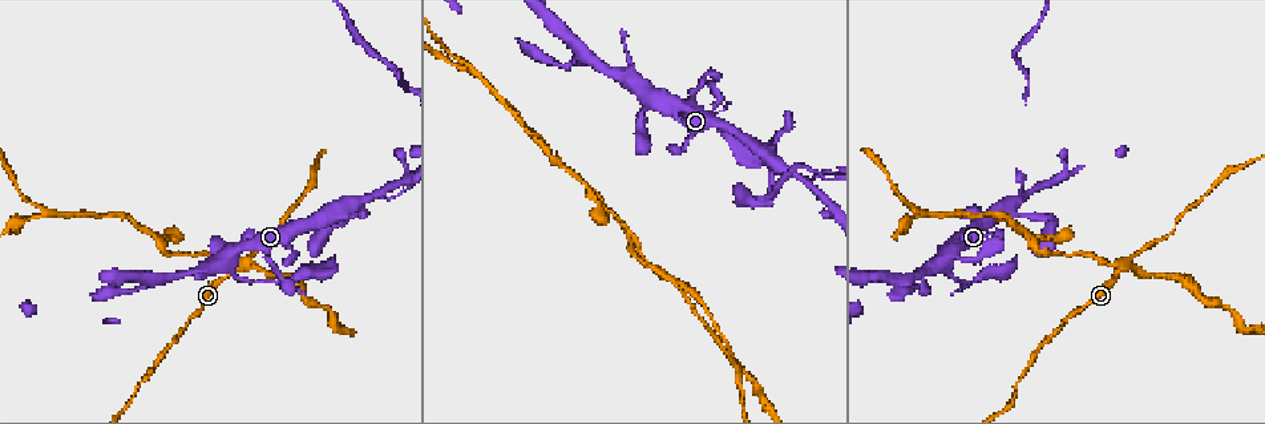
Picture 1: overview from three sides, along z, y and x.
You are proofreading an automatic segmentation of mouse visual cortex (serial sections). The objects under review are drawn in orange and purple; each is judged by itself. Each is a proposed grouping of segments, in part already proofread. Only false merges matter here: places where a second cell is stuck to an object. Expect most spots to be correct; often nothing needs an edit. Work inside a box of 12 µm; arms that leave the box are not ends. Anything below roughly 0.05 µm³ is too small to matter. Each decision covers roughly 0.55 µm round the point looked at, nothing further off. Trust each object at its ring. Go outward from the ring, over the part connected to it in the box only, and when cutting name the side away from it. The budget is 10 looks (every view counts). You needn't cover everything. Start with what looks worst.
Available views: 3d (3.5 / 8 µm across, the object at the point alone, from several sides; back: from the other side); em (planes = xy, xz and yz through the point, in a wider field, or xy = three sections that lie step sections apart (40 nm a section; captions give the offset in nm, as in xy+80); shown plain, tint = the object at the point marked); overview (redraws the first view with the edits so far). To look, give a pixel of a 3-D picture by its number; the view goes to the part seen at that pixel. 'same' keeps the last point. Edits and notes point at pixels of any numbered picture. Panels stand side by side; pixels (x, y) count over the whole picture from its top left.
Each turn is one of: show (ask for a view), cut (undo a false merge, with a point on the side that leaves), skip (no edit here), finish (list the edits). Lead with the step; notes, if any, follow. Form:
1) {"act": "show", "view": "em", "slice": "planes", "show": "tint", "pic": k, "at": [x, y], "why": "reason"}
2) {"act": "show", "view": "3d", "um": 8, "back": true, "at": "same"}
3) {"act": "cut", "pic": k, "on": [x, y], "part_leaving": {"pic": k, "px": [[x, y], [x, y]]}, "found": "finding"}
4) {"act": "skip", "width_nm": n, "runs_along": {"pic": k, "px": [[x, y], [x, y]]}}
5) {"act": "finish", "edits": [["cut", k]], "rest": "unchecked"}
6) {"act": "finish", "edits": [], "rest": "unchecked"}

{"act": "show", "view": "3d", "um": 8, "pic": 1, "at": [661, 272], "why": "four-way junction"}

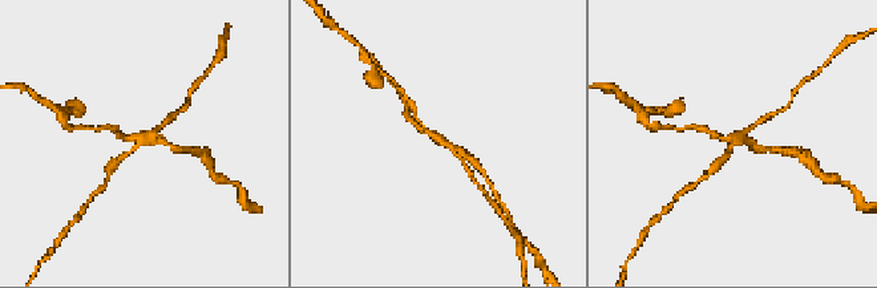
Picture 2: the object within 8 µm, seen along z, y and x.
{"act": "show", "view": "em", "slice": "xy", "step": 2, "show": "tint", "pic": 2, "at": [734, 140], "arms": 4, "arm_widths_nm": [150, 200, 200, 200]}

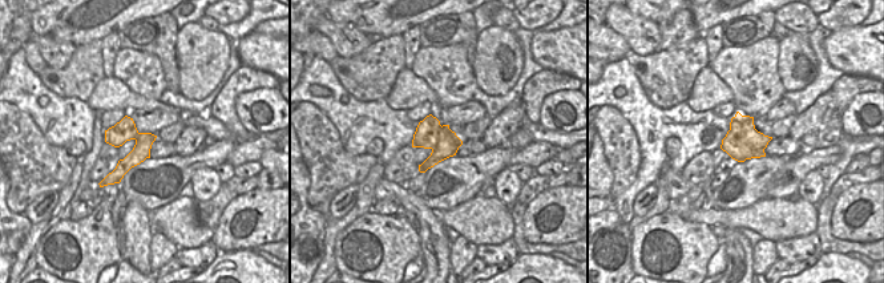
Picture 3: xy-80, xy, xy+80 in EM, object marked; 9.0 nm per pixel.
{"act": "cut", "pic": 2, "on": [714, 134], "part_leaving": {"pic": 2, "px": [[734, 138], [692, 128]]}, "found": "a second cell is stuck on"}

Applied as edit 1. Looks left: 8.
{"act": "show", "view": "overview", "why": "see it whole again"}

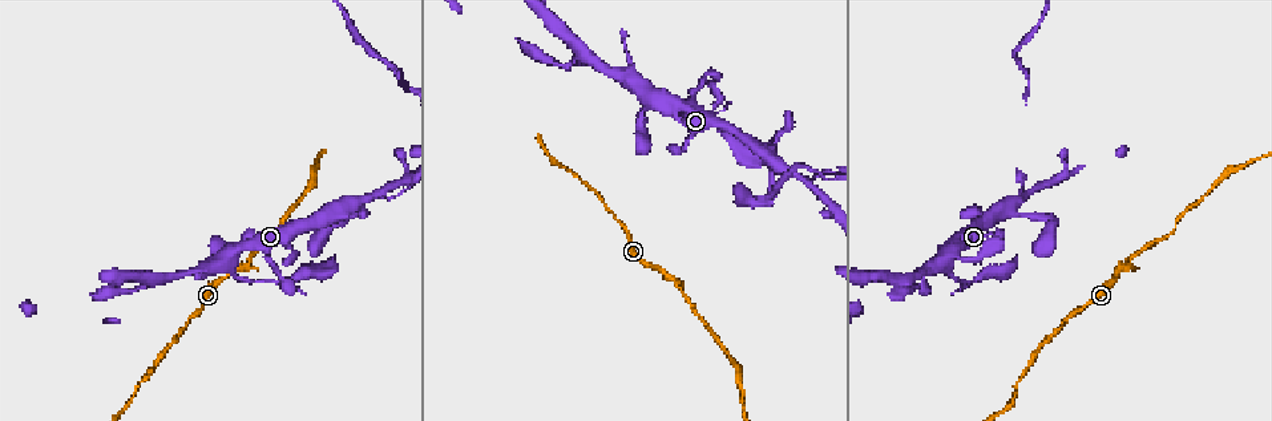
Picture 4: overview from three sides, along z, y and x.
{"act": "show", "view": "3d", "um": 8, "pic": 4, "at": [380, 192], "why": "small branch off a trunk"}

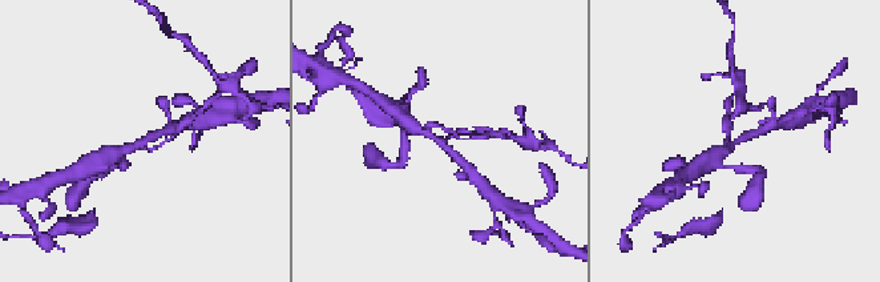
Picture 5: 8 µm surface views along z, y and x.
{"act": "show", "view": "3d", "um": 3.5, "back": true, "pic": 5, "at": [733, 143], "why": "closer look"}

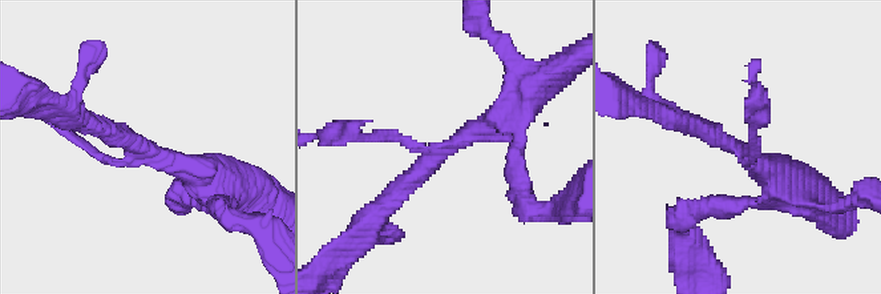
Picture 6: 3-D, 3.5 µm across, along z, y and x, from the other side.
{"act": "cut", "pic": 6, "on": [79, 141], "arms": 3, "part_leaving": {"pic": 6, "px": [[424, 148], [338, 124]]}, "found": "a second cell is stuck on"}

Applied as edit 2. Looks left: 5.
{"act": "show", "view": "overview", "why": "see it whole again"}

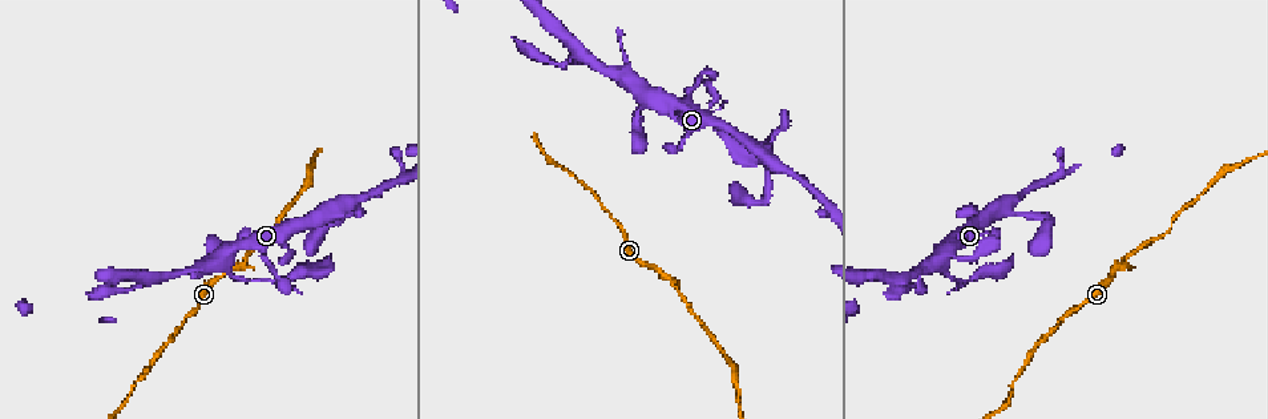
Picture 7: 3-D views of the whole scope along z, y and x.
{"act": "show", "view": "3d", "um": 3.5, "pic": 7, "at": [941, 265], "why": "four-way junction"}

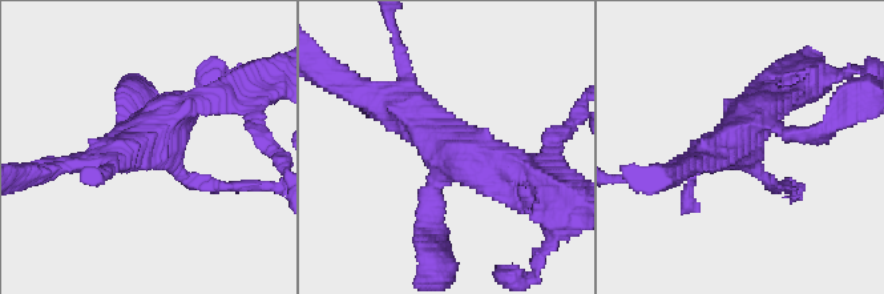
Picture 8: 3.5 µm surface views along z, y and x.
{"act": "show", "view": "em", "slice": "xy", "step": 2, "show": "tint", "pic": 8, "at": [746, 150], "arms": 4, "arm_widths_nm": [150, 200, 300, 350], "why": "now the EM"}

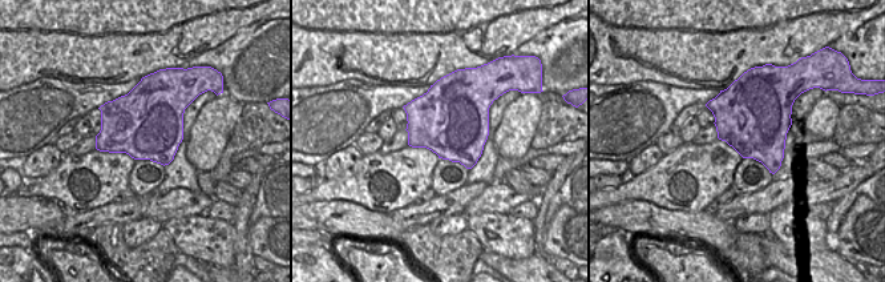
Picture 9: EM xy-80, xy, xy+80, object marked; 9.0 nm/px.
{"act": "skip", "found": "one cell here"}

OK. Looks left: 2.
{"act": "finish", "edits": [["cut", 2], ["cut", 6]], "rest": "unchecked"}

